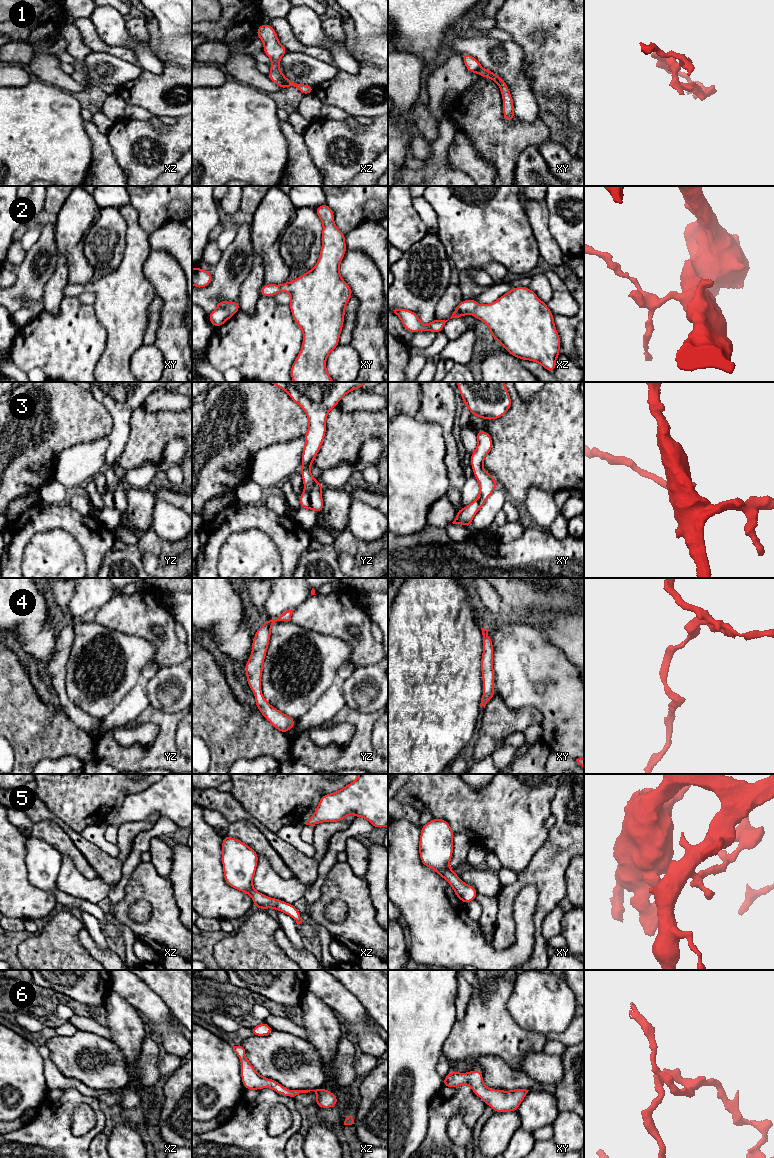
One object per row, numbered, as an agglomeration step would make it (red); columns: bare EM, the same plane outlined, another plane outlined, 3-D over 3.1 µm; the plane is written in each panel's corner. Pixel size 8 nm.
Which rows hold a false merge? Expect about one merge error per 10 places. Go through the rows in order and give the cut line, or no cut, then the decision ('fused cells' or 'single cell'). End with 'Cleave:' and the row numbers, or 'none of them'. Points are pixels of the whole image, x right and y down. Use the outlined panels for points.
1: cut in xz along (284, 78), (284, 82), (287, 85); fused cells
2: no cut; single cell
3: no cut; single cell
4: no cut; single cell
5: no cut; single cell
6: no cut; single cell
Cleave: 1

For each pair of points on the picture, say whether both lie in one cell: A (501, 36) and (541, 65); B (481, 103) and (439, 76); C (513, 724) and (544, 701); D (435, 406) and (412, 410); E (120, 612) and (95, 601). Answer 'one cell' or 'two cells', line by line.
A: two cells
B: two cells
C: two cells
D: two cells
E: two cells

